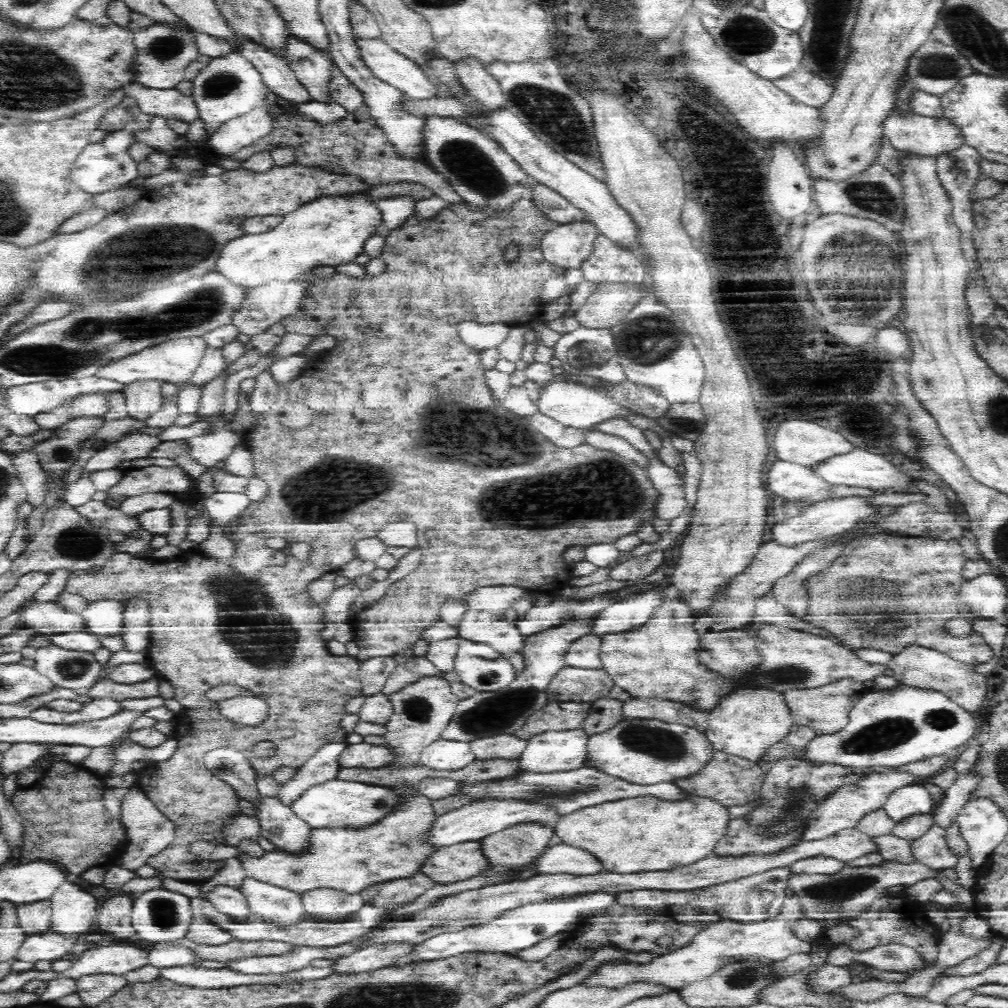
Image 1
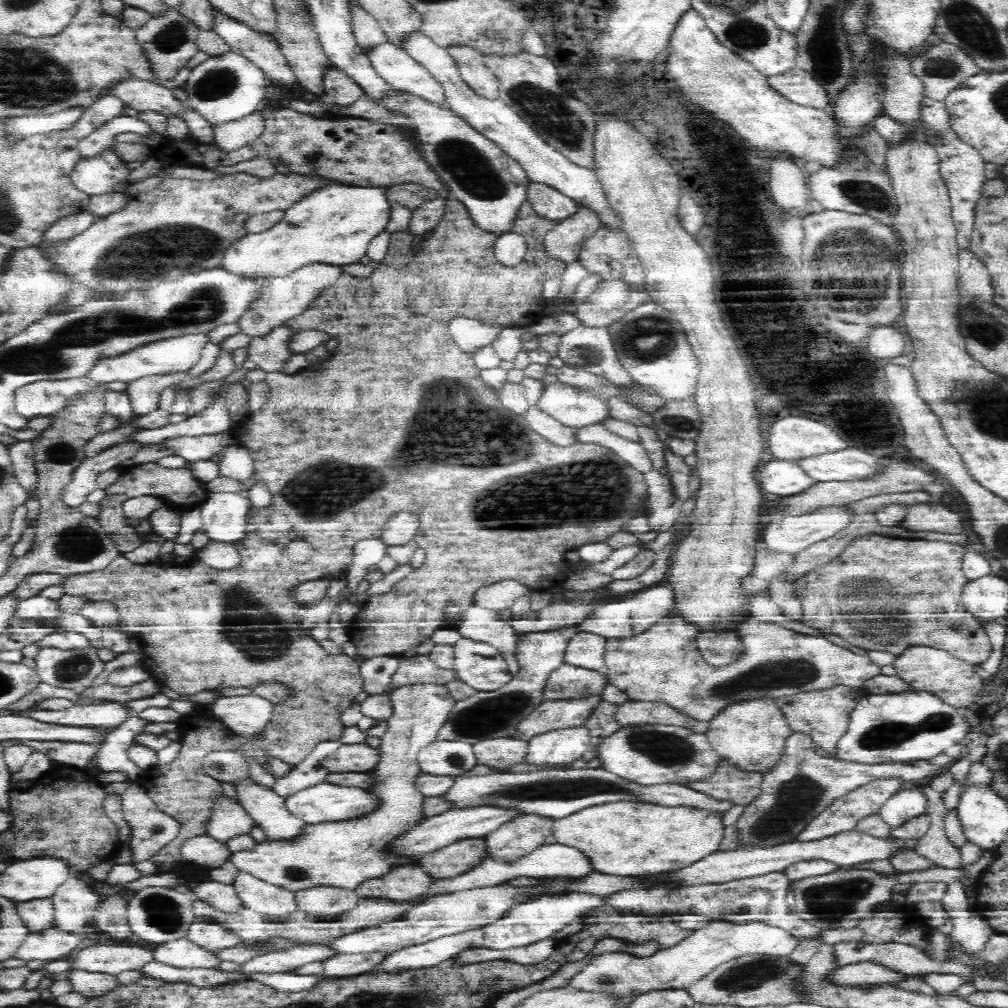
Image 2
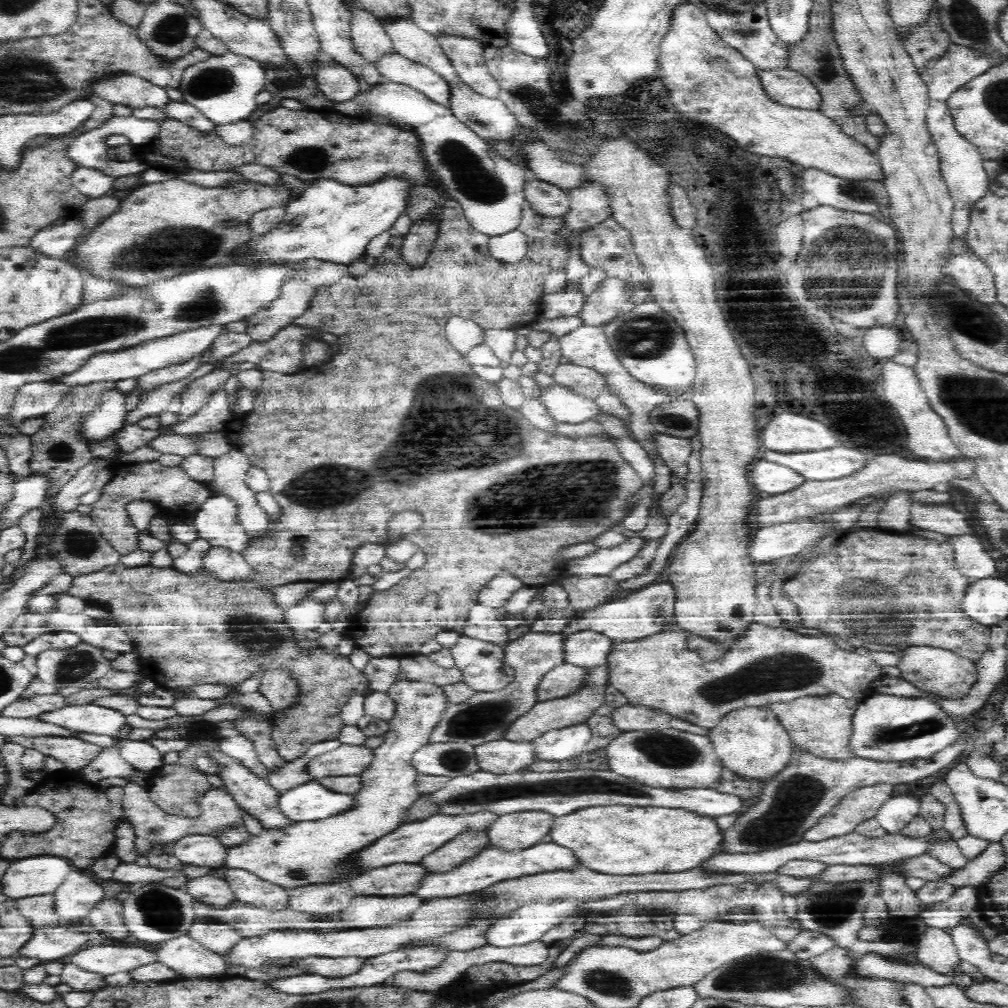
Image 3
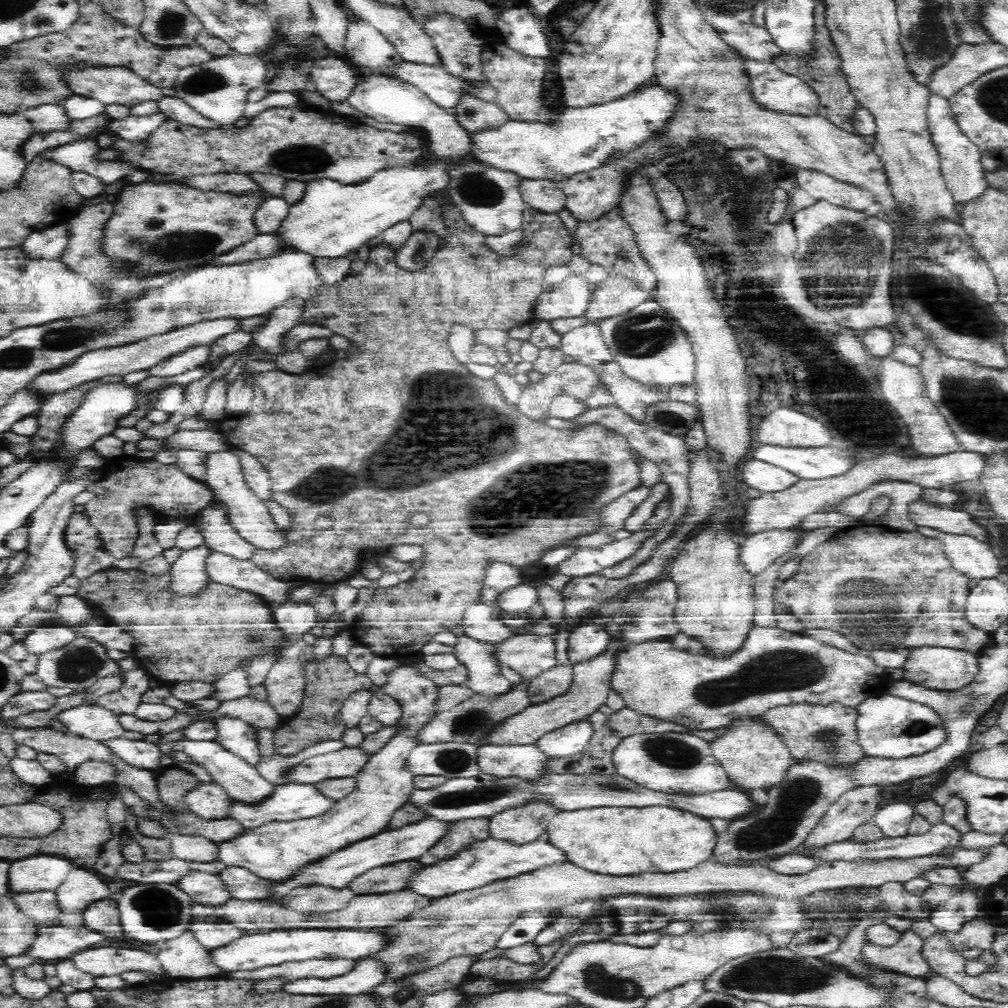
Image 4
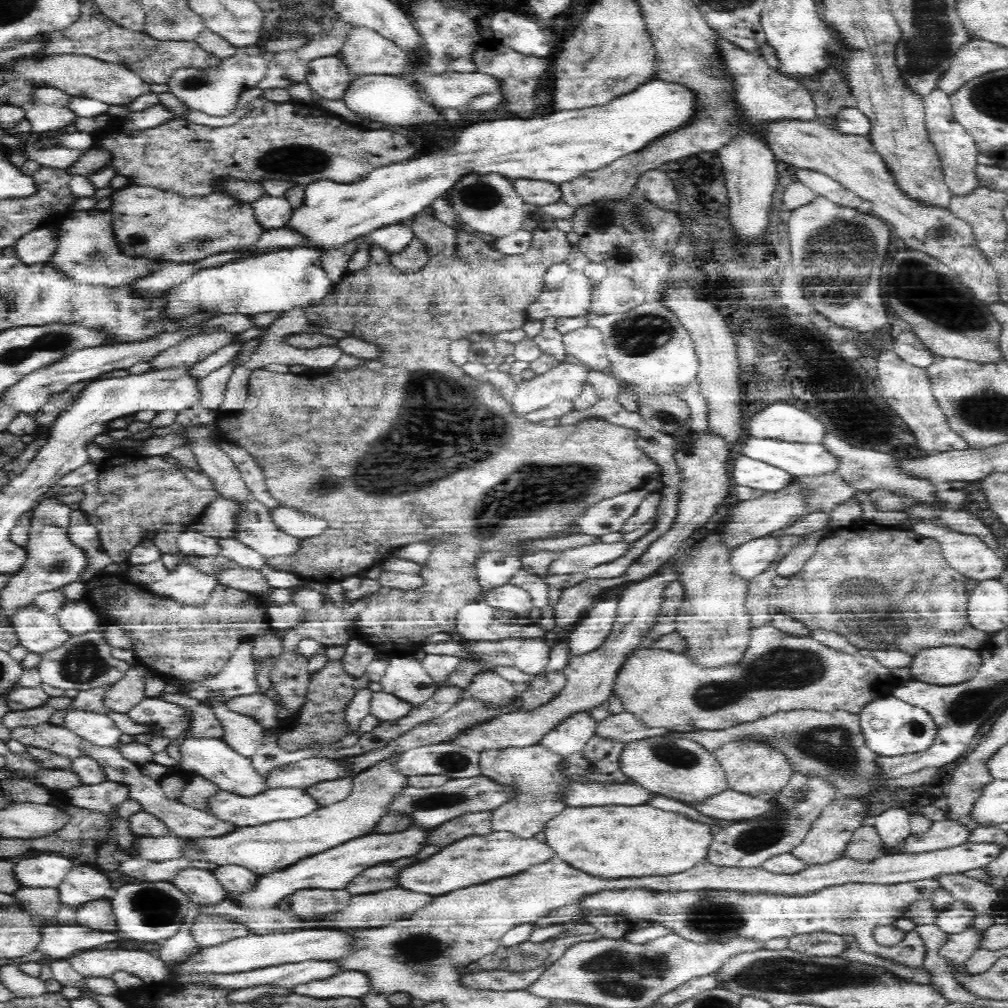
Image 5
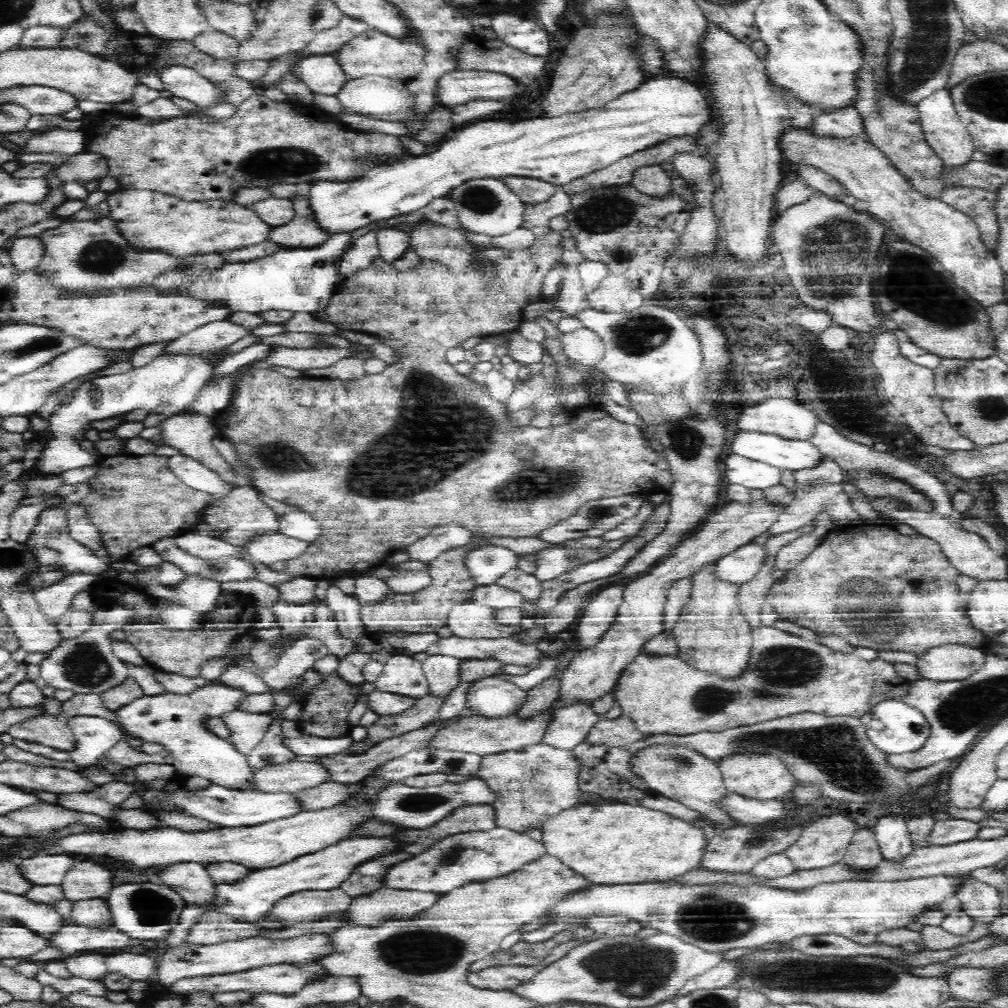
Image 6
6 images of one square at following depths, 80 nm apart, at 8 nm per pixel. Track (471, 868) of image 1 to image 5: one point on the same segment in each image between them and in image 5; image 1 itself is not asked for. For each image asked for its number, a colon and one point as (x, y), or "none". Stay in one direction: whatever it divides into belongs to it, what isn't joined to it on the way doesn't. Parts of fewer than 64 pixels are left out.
2: (461, 857)
3: (458, 851)
4: (467, 832)
5: (450, 833)

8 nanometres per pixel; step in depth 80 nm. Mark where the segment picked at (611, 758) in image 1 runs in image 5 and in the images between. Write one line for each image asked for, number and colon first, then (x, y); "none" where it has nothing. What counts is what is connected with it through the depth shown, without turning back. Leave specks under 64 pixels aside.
2: (651, 753)
3: (668, 757)
4: (674, 762)
5: (682, 769)

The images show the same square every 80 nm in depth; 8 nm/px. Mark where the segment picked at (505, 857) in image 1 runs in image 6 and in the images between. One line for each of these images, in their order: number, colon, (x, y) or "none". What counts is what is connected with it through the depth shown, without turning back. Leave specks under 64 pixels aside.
2: (518, 839)
3: (513, 833)
4: (520, 826)
5: (535, 770)
6: (536, 783)

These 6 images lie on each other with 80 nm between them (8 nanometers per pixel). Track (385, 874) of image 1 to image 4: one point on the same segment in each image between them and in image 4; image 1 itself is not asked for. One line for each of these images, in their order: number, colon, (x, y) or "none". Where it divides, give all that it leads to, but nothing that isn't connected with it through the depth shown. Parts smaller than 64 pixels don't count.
2: (344, 855)
3: (323, 852)
4: (277, 852)

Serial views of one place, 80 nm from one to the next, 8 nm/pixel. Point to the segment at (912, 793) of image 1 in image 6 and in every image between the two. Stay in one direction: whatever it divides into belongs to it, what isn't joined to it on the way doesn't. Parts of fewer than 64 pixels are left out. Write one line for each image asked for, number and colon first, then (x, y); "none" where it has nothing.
2: (905, 804)
3: (896, 813)
4: (893, 819)
5: (893, 825)
6: (892, 833)

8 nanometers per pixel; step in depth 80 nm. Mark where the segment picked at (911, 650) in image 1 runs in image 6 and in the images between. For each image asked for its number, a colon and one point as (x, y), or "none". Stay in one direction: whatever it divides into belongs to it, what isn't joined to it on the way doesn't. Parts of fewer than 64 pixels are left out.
2: (958, 682)
3: (940, 673)
4: (936, 668)
5: (945, 665)
6: (952, 662)

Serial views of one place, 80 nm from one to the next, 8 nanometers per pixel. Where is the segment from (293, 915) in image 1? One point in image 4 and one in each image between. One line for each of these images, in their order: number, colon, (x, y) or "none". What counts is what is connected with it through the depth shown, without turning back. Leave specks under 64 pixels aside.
2: (275, 903)
3: (250, 890)
4: (246, 886)

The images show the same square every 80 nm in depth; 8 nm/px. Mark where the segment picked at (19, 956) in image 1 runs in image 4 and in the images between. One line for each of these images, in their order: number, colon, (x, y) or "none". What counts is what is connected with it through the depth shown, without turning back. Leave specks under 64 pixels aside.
2: (50, 944)
3: (51, 943)
4: (57, 942)

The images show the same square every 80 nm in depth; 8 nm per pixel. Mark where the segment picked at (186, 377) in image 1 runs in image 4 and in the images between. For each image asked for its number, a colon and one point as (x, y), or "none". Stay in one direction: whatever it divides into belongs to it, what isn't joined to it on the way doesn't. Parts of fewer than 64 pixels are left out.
2: (176, 356)
3: (163, 353)
4: (113, 363)

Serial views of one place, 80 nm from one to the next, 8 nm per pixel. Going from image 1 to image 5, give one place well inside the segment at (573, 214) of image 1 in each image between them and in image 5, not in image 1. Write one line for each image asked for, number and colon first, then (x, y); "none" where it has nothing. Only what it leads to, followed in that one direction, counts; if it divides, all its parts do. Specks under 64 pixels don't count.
2: (546, 201)
3: (547, 200)
4: (543, 195)
5: (536, 193)

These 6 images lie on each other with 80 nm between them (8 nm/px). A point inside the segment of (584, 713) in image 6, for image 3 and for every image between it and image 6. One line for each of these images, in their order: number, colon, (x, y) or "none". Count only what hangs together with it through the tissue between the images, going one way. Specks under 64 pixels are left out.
3: (556, 745)
4: (571, 739)
5: (571, 736)

